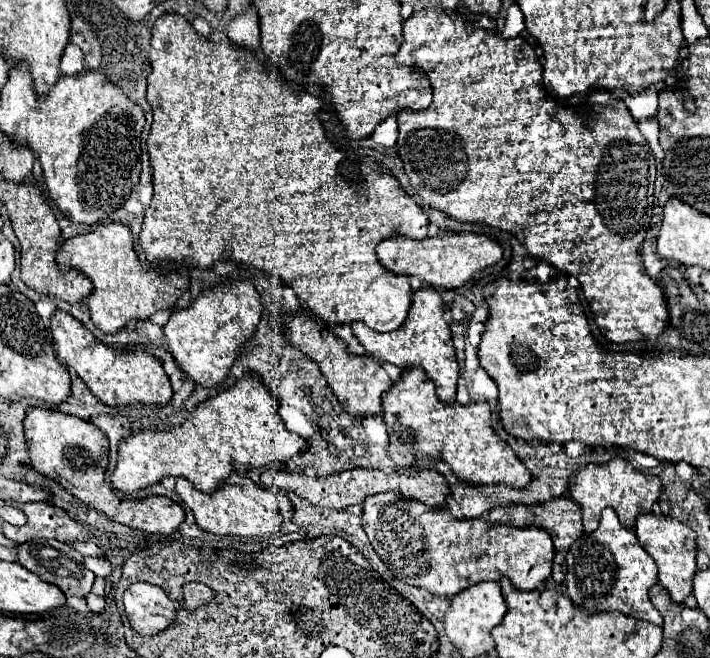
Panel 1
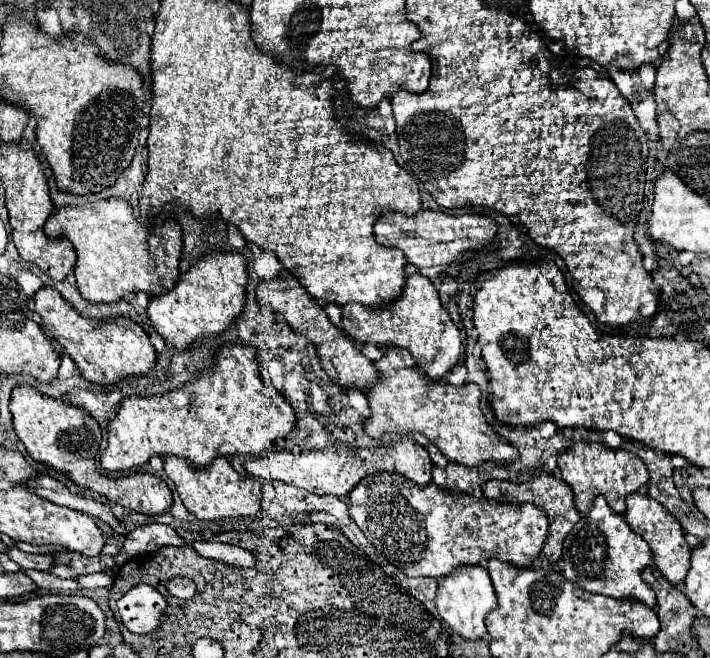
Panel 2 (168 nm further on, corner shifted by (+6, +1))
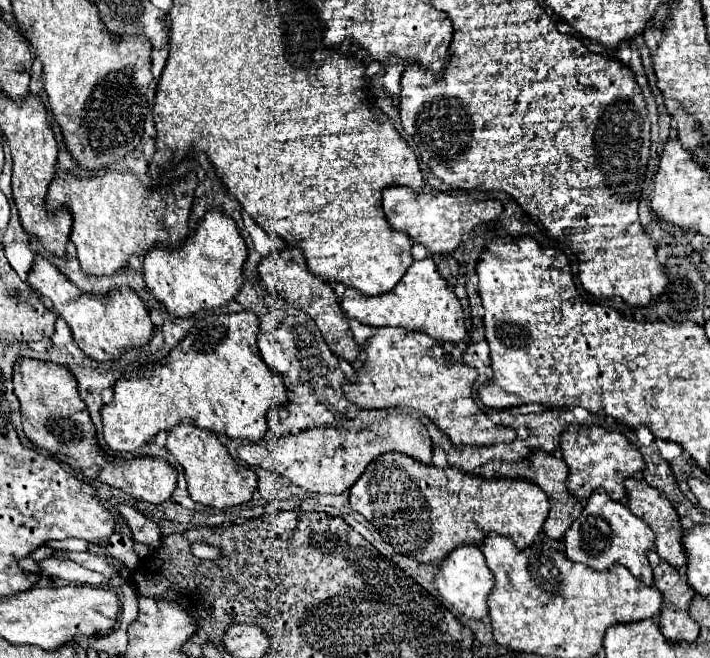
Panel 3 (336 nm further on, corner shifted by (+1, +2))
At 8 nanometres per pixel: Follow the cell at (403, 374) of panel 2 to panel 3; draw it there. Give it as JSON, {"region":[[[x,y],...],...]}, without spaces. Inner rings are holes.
{"region":[[[379,327],[365,343],[365,361],[357,369],[357,381],[345,381],[349,401],[367,409],[407,407],[425,413],[455,445],[495,445],[515,439],[515,429],[495,425],[473,401],[471,391],[477,369],[457,361],[433,337],[403,327]]]}

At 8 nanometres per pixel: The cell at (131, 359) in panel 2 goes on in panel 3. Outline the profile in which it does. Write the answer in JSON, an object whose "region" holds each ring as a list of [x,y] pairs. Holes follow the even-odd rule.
{"region":[[[35,255],[33,267],[29,271],[27,283],[45,299],[53,303],[53,311],[67,321],[73,331],[73,339],[79,349],[97,361],[111,361],[117,359],[121,351],[135,345],[145,345],[153,335],[153,323],[149,319],[149,311],[141,297],[129,289],[121,287],[107,295],[93,295],[85,293],[77,285],[73,285],[51,261],[43,255]]]}

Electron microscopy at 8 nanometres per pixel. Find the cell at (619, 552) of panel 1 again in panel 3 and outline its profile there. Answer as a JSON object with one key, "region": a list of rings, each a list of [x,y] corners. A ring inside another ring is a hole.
{"region":[[[595,489],[587,499],[583,513],[573,521],[565,533],[565,555],[575,563],[587,563],[597,571],[605,571],[613,563],[625,565],[637,579],[647,585],[653,583],[653,571],[647,561],[647,551],[655,547],[651,527],[635,517],[627,505],[611,501],[605,489]]]}

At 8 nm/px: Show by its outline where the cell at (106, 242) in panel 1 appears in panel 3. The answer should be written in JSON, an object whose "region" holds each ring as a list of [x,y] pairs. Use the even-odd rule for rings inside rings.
{"region":[[[67,171],[65,179],[59,175],[53,177],[49,191],[45,195],[45,201],[49,211],[61,209],[61,207],[71,209],[71,215],[73,215],[71,241],[77,247],[77,257],[81,261],[81,267],[93,275],[113,275],[115,271],[119,271],[121,267],[129,263],[129,257],[133,251],[145,255],[145,251],[149,251],[153,245],[159,245],[159,243],[163,243],[165,247],[179,247],[179,243],[183,243],[183,239],[189,235],[189,213],[191,213],[189,195],[195,193],[197,183],[199,183],[197,175],[187,173],[185,177],[173,181],[167,187],[149,189],[139,181],[137,175],[129,171],[121,171],[121,173],[105,171],[101,175],[89,175],[89,179]]]}

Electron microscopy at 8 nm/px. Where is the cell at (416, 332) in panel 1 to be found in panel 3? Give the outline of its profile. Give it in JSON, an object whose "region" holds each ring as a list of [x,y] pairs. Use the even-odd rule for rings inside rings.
{"region":[[[431,257],[415,261],[389,293],[369,297],[357,293],[357,289],[353,287],[345,287],[345,293],[341,297],[341,307],[349,319],[357,319],[371,327],[405,327],[413,331],[423,331],[433,339],[443,339],[453,343],[467,337],[463,325],[463,307],[457,295],[449,289],[447,281],[439,275],[437,265]]]}

